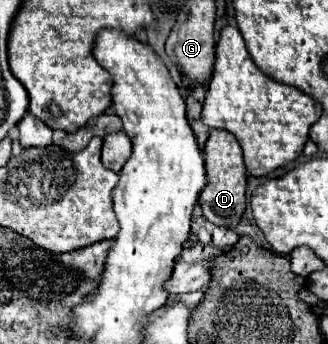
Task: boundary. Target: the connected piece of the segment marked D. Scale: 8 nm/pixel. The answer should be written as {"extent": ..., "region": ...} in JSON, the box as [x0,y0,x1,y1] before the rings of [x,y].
{"extent":[199,130,247,228],"region":[[[211,130],[205,142],[205,168],[207,168],[207,186],[199,196],[199,206],[203,208],[205,220],[215,226],[235,228],[245,212],[245,188],[247,188],[247,170],[241,156],[241,146],[237,138],[225,130]]]}

